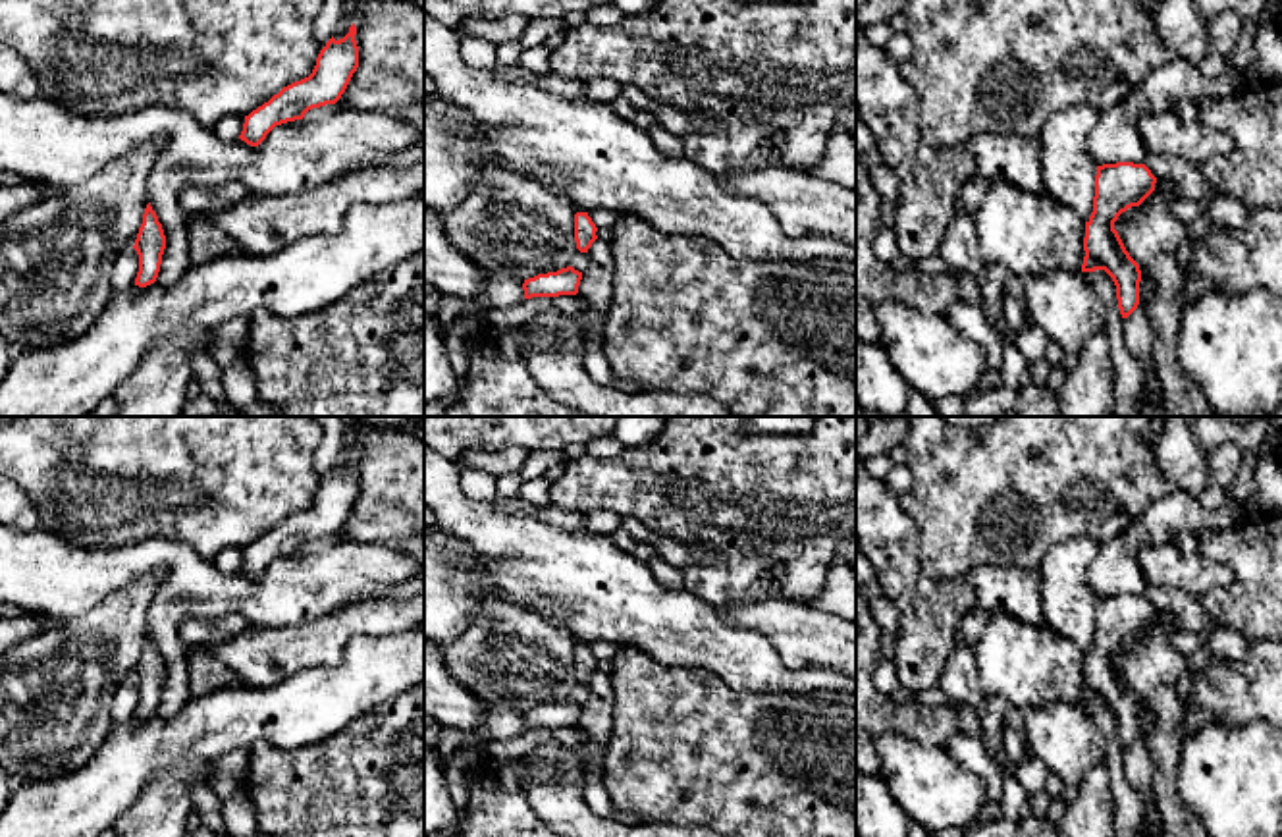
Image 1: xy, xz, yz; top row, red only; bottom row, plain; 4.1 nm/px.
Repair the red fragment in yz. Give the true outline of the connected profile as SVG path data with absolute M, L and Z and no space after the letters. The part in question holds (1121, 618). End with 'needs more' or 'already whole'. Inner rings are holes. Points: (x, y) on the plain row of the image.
M1116 594L1097 598L1093 644L1085 654L1082 704L1105 702L1114 717L1122 750L1139 737L1139 696L1126 683L1114 654L1122 644L1139 638L1153 623L1157 609L1145 596Z; already whole

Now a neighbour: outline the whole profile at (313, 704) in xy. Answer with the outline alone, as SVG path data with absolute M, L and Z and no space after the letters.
M424 629L382 638L355 636L334 667L307 667L266 688L227 687L189 698L170 719L158 714L147 719L133 716L112 729L83 768L60 777L15 781L0 816L0 837L98 837L137 800L154 775L174 764L214 762L258 741L280 750L312 748L422 681Z

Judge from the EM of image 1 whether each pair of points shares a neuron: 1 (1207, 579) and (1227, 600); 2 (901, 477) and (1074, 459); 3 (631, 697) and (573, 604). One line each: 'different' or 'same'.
1: different
2: different
3: different

